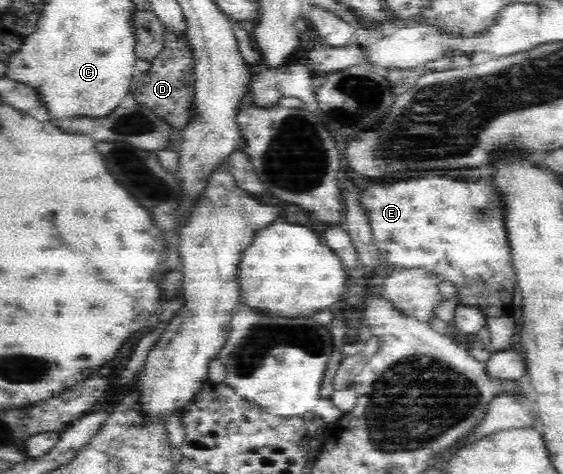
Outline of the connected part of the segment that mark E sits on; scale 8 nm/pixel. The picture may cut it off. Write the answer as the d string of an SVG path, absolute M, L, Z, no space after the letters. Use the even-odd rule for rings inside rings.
M498 175L492 176L492 178L486 178L486 180L476 180L476 182L460 182L460 180L446 178L446 176L416 177L415 179L405 181L394 181L387 185L370 186L365 191L360 192L356 198L358 208L362 209L362 214L366 217L366 224L370 225L370 234L372 239L374 239L374 244L378 247L381 256L385 259L386 265L389 266L391 270L416 270L418 272L424 272L430 275L430 277L434 277L434 281L436 281L438 285L442 282L452 284L454 290L456 290L458 304L460 304L458 306L476 308L486 321L488 321L489 318L511 315L512 296L518 282L516 271L512 266L512 254L505 210L505 208L508 207L508 198L505 198L501 187L497 186L497 176Z

